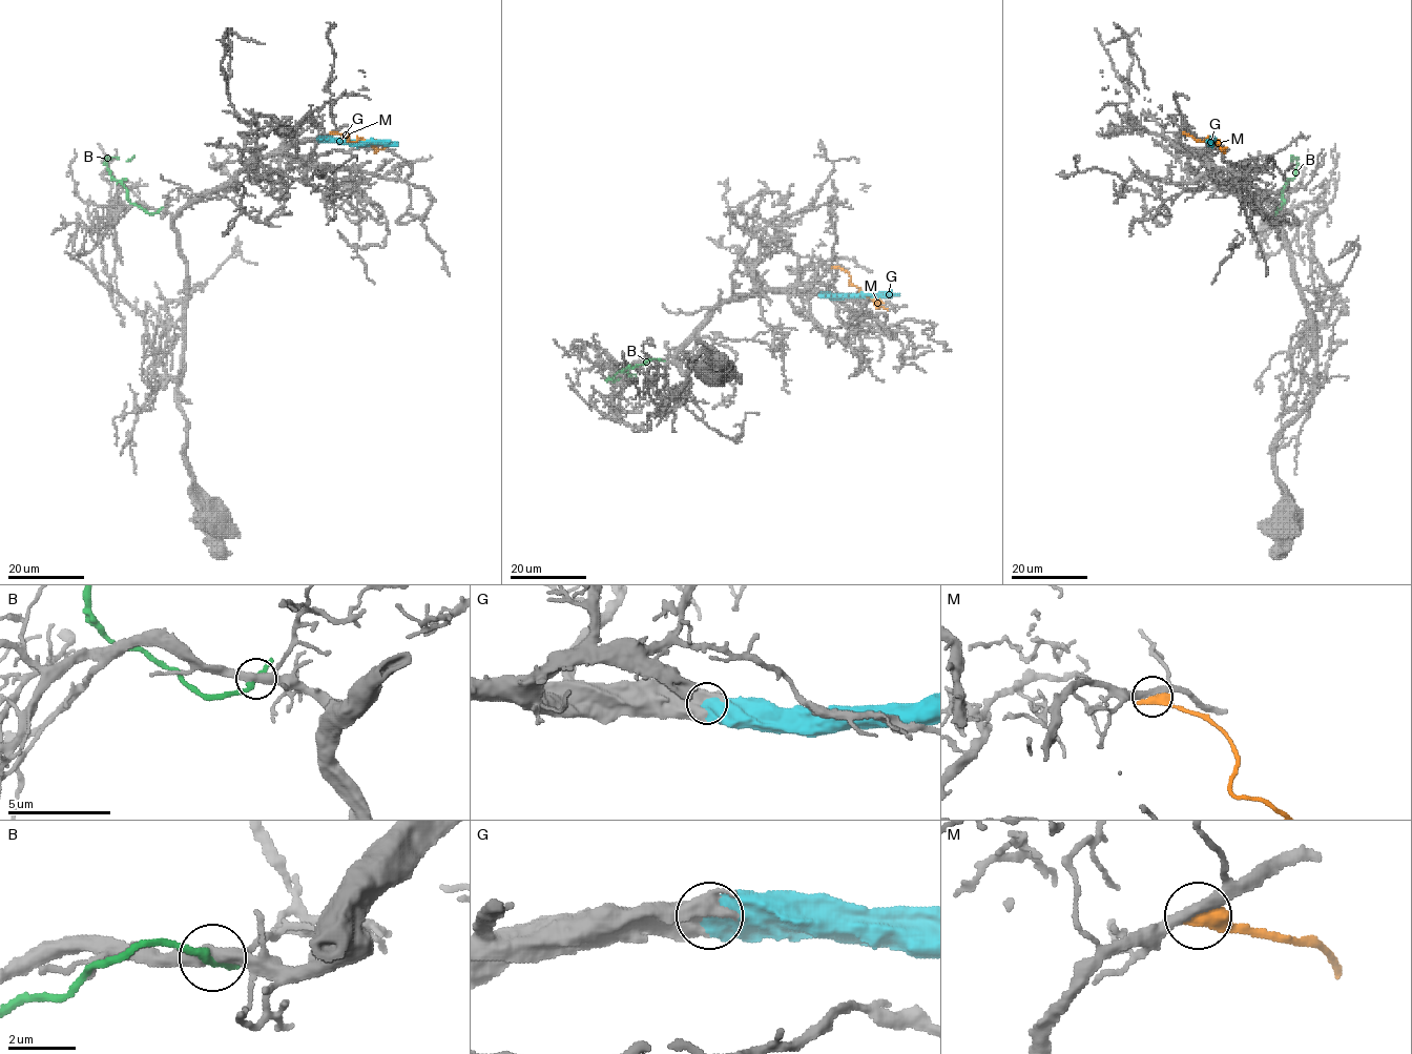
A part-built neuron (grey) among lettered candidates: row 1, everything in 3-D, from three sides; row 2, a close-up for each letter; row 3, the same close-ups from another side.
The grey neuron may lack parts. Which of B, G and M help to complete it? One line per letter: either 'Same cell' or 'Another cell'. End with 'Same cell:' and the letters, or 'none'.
B: Another cell
G: Same cell
M: Another cell
Same cell: G

